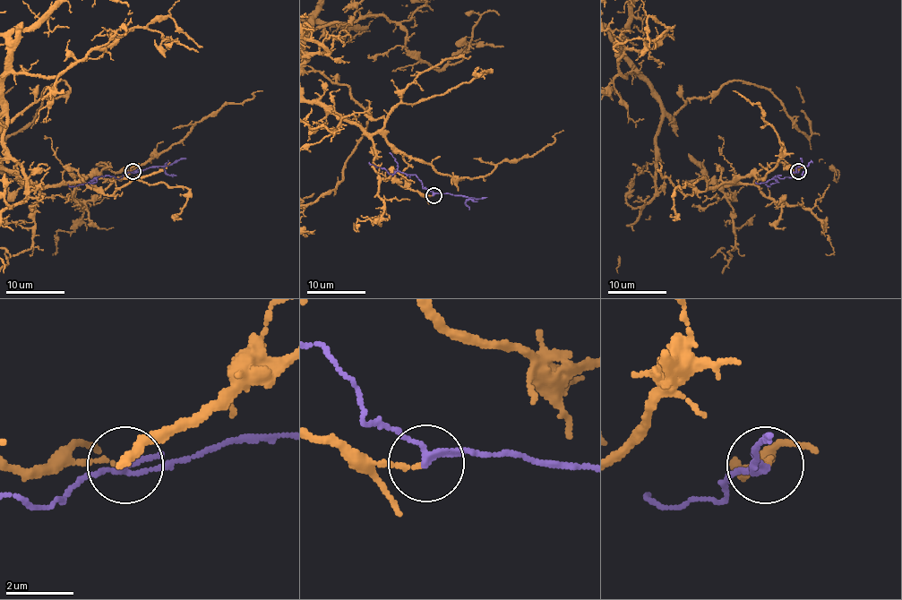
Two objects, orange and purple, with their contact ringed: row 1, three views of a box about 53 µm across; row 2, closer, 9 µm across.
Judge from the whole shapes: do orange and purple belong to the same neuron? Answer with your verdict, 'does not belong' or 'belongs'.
does not belong

